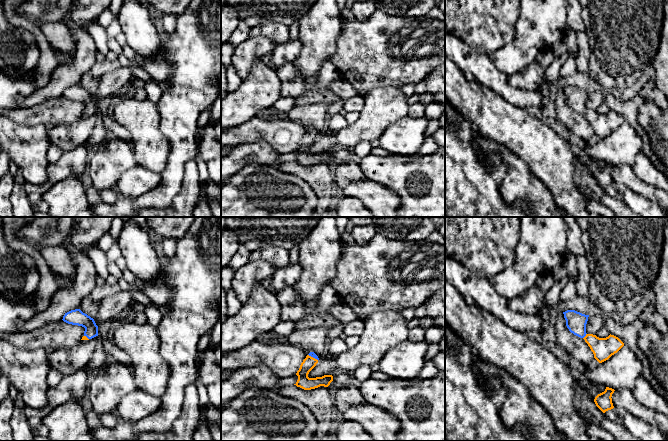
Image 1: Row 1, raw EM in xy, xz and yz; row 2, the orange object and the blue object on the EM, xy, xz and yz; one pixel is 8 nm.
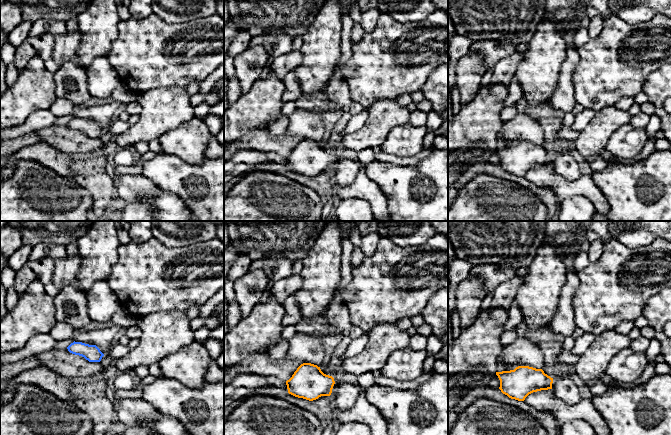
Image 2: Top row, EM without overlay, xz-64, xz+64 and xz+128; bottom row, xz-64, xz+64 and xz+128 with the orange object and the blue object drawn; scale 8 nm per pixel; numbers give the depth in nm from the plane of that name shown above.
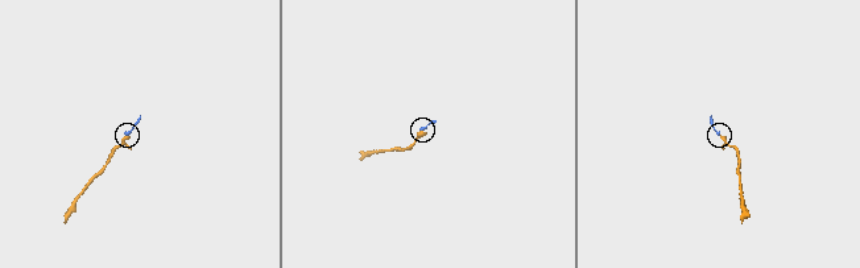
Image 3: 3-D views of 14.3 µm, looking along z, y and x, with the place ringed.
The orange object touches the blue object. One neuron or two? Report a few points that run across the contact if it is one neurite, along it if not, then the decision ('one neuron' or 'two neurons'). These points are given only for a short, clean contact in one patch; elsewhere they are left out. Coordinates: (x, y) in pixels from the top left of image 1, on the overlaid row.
yz (603, 348), (585, 336), (579, 330), (576, 322) | one neuron

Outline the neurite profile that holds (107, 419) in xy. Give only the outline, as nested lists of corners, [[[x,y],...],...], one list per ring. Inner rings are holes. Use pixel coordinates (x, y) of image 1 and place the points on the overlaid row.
[[[103,413],[99,415],[101,424],[106,427],[116,426],[121,419],[116,415],[116,413]]]

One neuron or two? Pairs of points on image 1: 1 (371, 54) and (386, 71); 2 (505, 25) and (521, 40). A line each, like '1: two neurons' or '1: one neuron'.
1: one neuron
2: two neurons

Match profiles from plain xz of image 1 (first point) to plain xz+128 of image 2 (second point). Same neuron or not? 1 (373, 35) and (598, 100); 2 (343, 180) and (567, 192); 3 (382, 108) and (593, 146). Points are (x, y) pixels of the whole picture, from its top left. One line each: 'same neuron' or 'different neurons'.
1: same neuron
2: different neurons
3: same neuron

